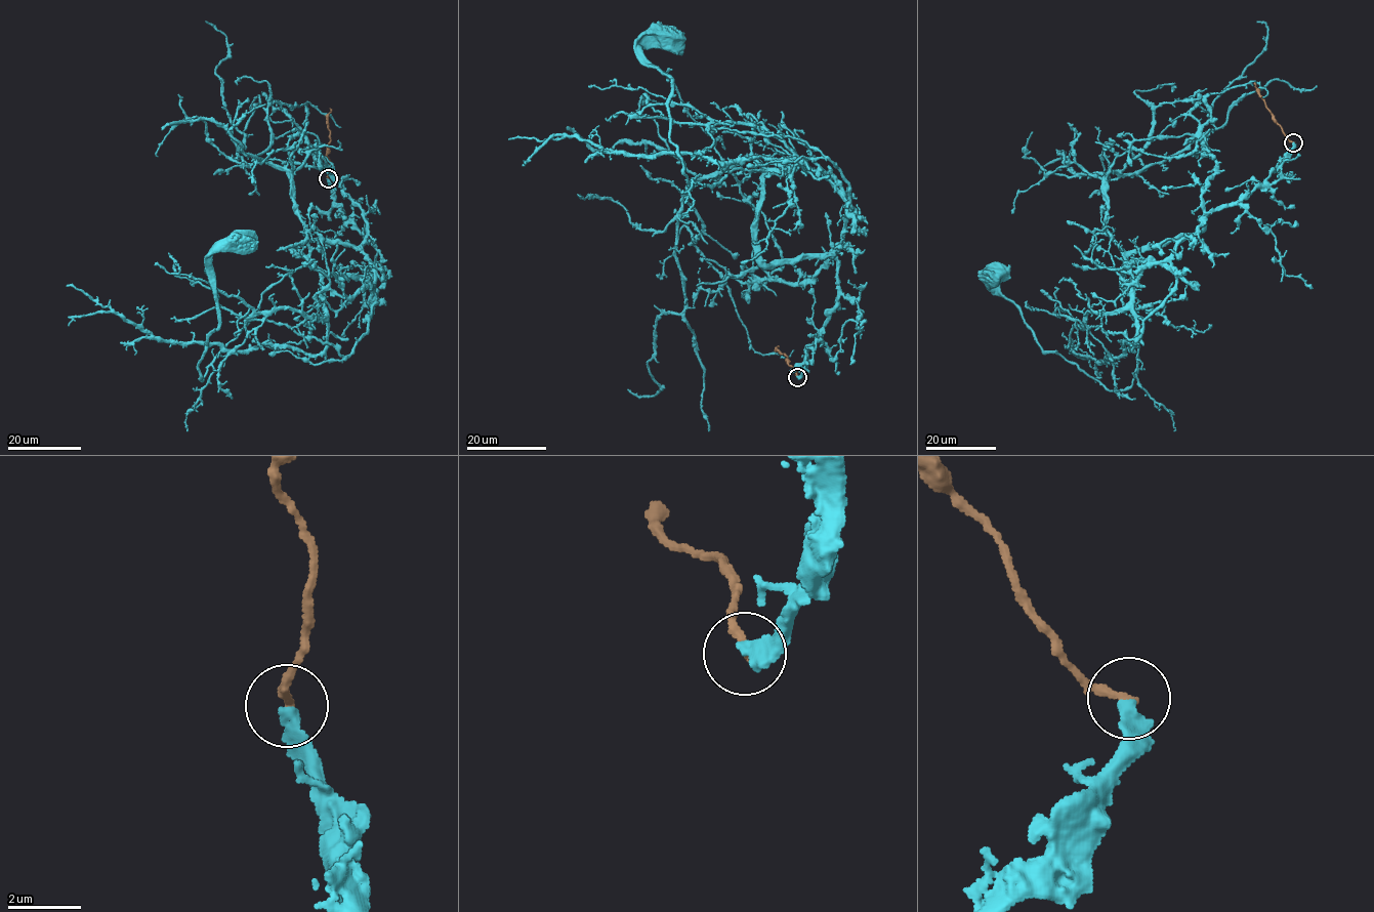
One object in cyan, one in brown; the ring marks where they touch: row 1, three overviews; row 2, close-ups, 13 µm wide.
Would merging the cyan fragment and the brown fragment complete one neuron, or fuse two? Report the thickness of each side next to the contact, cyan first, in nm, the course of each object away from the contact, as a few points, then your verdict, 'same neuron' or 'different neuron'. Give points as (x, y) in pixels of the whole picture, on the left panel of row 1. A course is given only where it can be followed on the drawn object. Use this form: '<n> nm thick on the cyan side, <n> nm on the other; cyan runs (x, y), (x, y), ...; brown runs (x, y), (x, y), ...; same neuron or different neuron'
360 nm thick on the cyan side, 260 nm on the other; cyan runs (327, 178), (367, 240), (375, 282), (296, 268), (202, 380), (219, 317), (213, 249), (240, 241); brown runs (327, 177), (330, 137), (327, 117), (330, 109); different neuron

